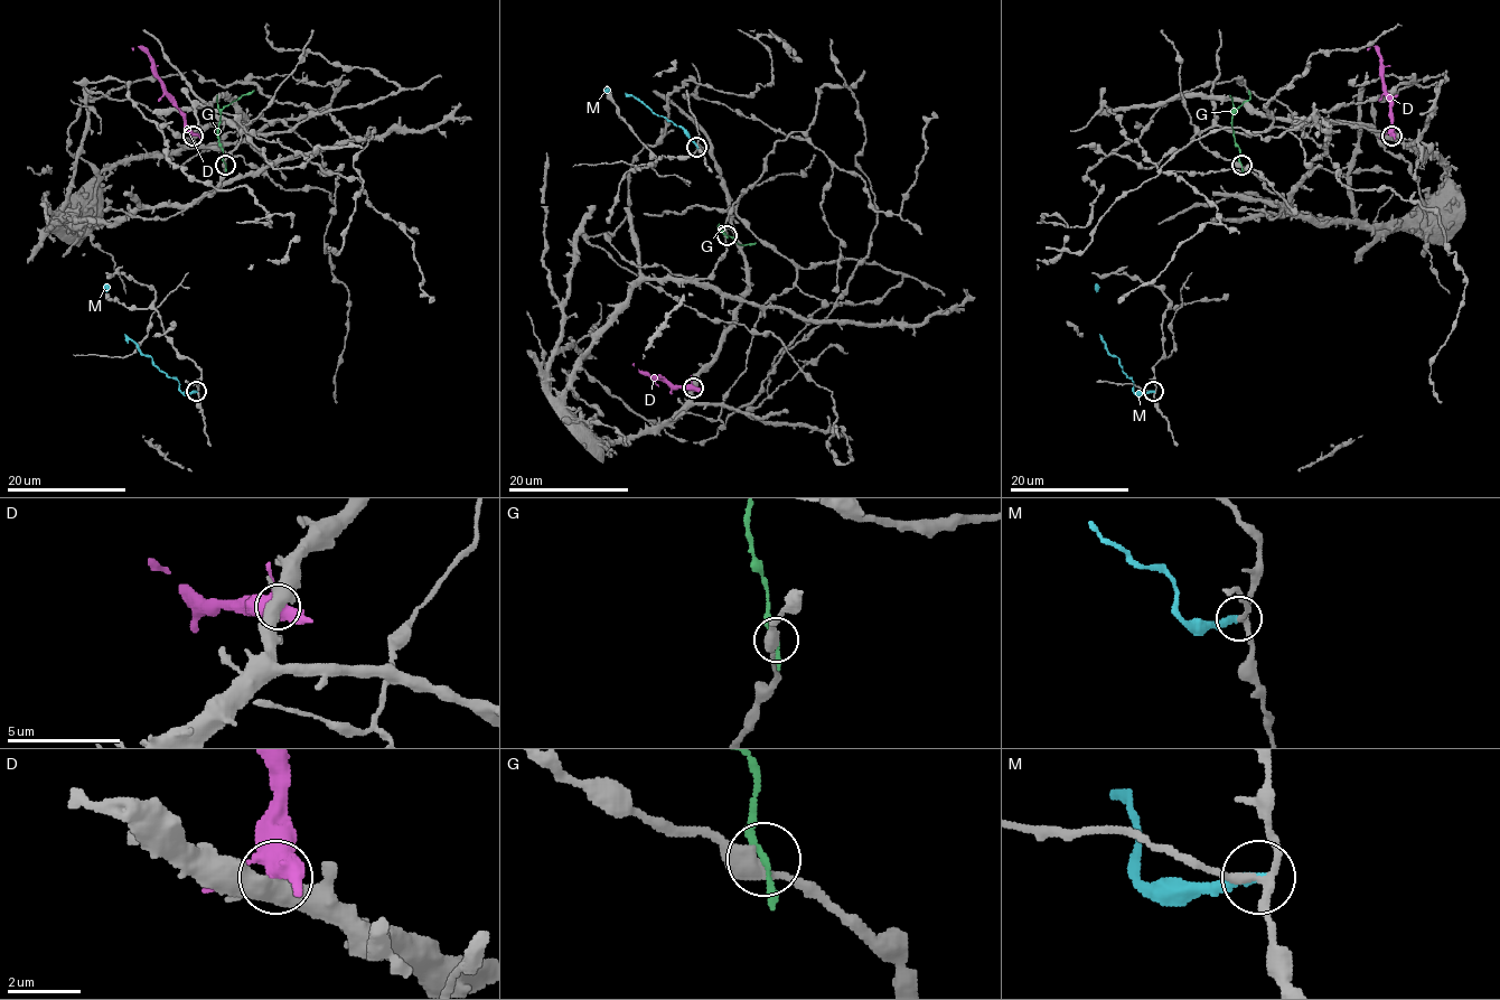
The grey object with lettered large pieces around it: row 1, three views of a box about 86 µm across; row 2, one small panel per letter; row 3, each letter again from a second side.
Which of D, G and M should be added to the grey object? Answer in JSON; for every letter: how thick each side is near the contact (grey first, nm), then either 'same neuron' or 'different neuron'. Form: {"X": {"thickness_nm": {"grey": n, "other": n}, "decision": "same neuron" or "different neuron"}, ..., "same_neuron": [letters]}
{"D": {"thickness_nm": {"grey": 440, "other": 440}, "decision": "different neuron"}, "G": {"thickness_nm": {"grey": 420, "other": 150}, "decision": "different neuron"}, "M": {"thickness_nm": {"grey": 180, "other": 240}, "decision": "different neuron"}, "same_neuron": []}

